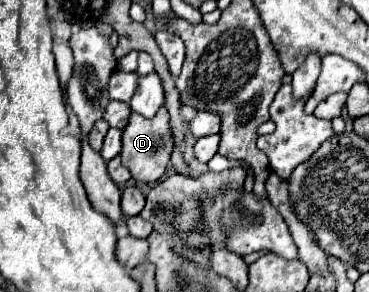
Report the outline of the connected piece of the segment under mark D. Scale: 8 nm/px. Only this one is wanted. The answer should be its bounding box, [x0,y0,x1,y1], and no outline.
[120,106,172,184]

